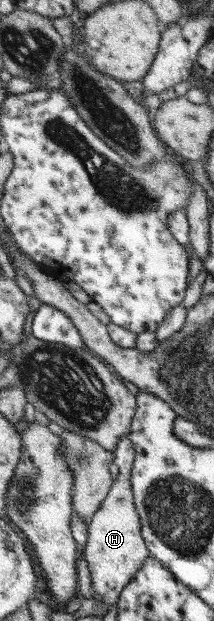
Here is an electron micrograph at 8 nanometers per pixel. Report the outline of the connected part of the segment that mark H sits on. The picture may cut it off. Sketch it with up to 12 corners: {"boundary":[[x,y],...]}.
{"boundary":[[130,433],[82,548],[93,599],[118,605],[152,556],[133,495]]}

